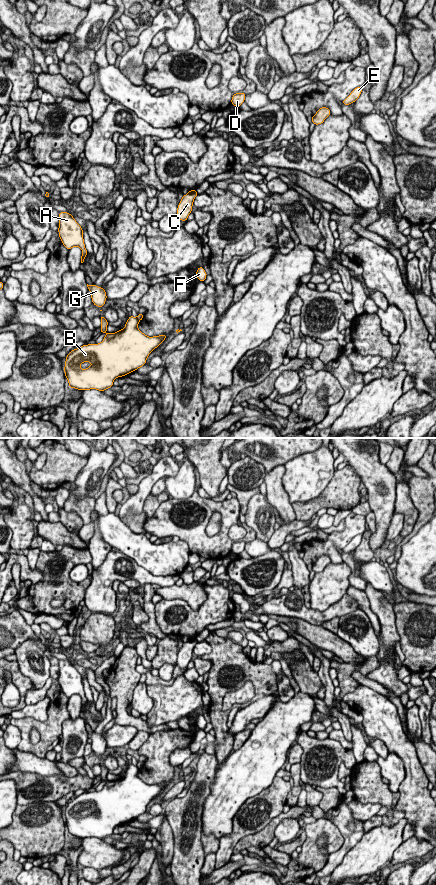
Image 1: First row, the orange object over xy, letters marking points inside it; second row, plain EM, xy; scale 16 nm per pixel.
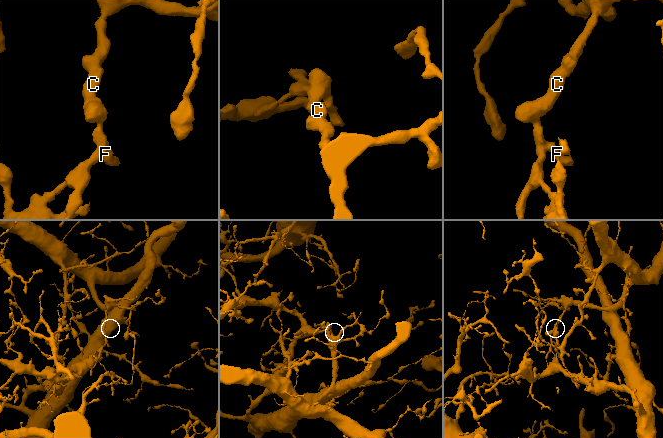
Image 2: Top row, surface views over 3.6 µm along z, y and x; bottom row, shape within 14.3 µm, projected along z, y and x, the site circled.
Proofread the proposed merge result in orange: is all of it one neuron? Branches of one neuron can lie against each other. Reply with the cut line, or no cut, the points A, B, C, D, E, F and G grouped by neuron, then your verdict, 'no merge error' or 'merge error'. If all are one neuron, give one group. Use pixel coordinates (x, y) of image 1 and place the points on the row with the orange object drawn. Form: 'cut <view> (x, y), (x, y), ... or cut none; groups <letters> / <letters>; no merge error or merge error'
cut xy (136, 318), (139, 320); groups A B G / C D E F; merge error

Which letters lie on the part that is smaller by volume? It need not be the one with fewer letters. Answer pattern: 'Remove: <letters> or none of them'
Remove: A, B, G

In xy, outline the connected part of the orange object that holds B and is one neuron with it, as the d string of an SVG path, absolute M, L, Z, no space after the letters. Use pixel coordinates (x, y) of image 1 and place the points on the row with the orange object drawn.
M132 315L125 323L125 328L116 333L108 333L106 330L108 321L103 316L100 316L100 319L100 333L106 333L103 341L73 349L66 356L64 372L70 388L104 391L112 387L116 378L126 376L144 366L149 354L166 339L165 334L153 337L146 336L138 329L139 320Z

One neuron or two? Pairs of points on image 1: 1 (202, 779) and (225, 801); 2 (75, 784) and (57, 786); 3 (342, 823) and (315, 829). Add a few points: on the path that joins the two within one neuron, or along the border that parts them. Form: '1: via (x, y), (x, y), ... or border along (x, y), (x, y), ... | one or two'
1: border along (217, 770), (202, 808) | two
2: via (71, 785), (61, 786) | one
3: border along (316, 819), (329, 819), (337, 827), (341, 847) | two

